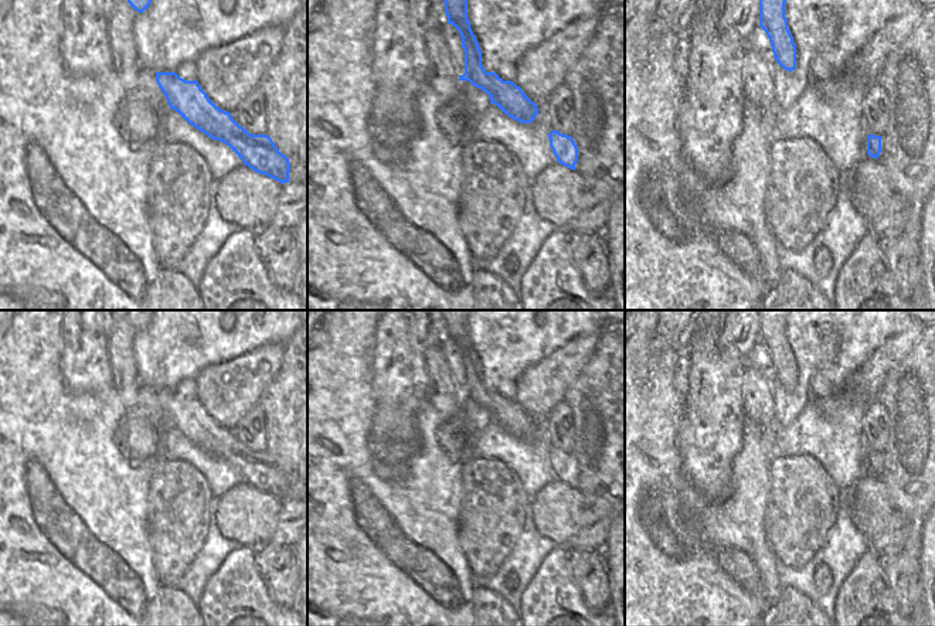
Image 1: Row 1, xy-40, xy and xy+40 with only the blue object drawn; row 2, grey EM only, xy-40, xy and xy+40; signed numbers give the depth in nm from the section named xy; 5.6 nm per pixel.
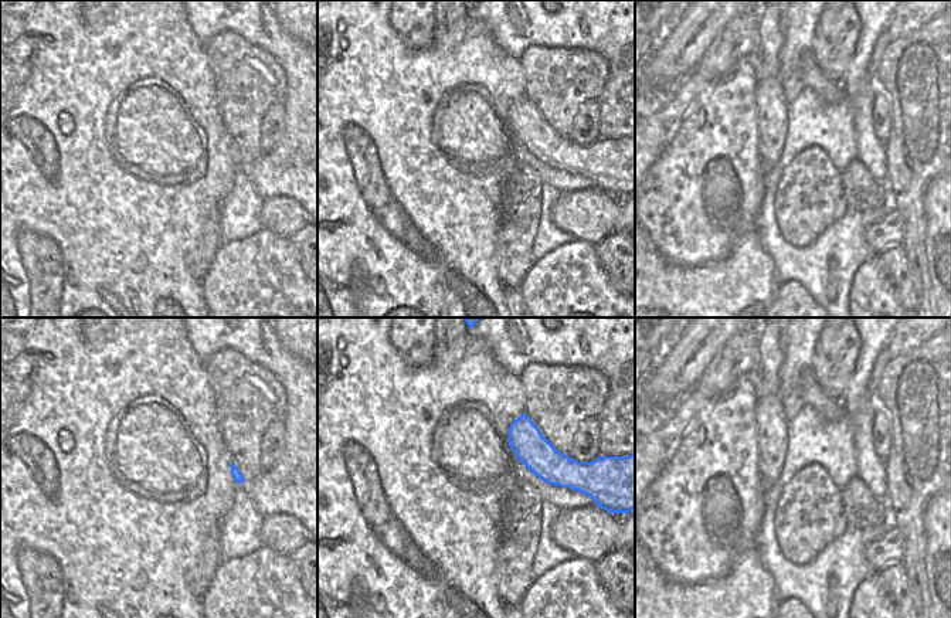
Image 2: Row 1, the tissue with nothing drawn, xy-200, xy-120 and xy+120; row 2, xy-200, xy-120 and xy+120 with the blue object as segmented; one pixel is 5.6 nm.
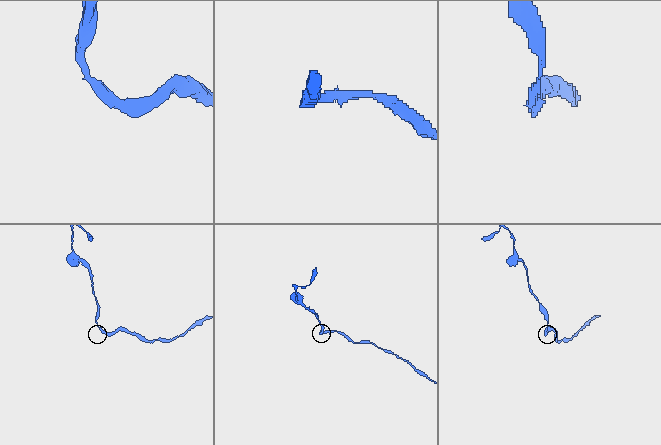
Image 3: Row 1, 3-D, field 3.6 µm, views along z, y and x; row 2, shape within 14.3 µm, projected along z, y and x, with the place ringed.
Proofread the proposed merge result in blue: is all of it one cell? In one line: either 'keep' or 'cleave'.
keep

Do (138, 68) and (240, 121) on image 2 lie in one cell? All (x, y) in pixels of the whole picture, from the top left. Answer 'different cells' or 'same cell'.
different cells

